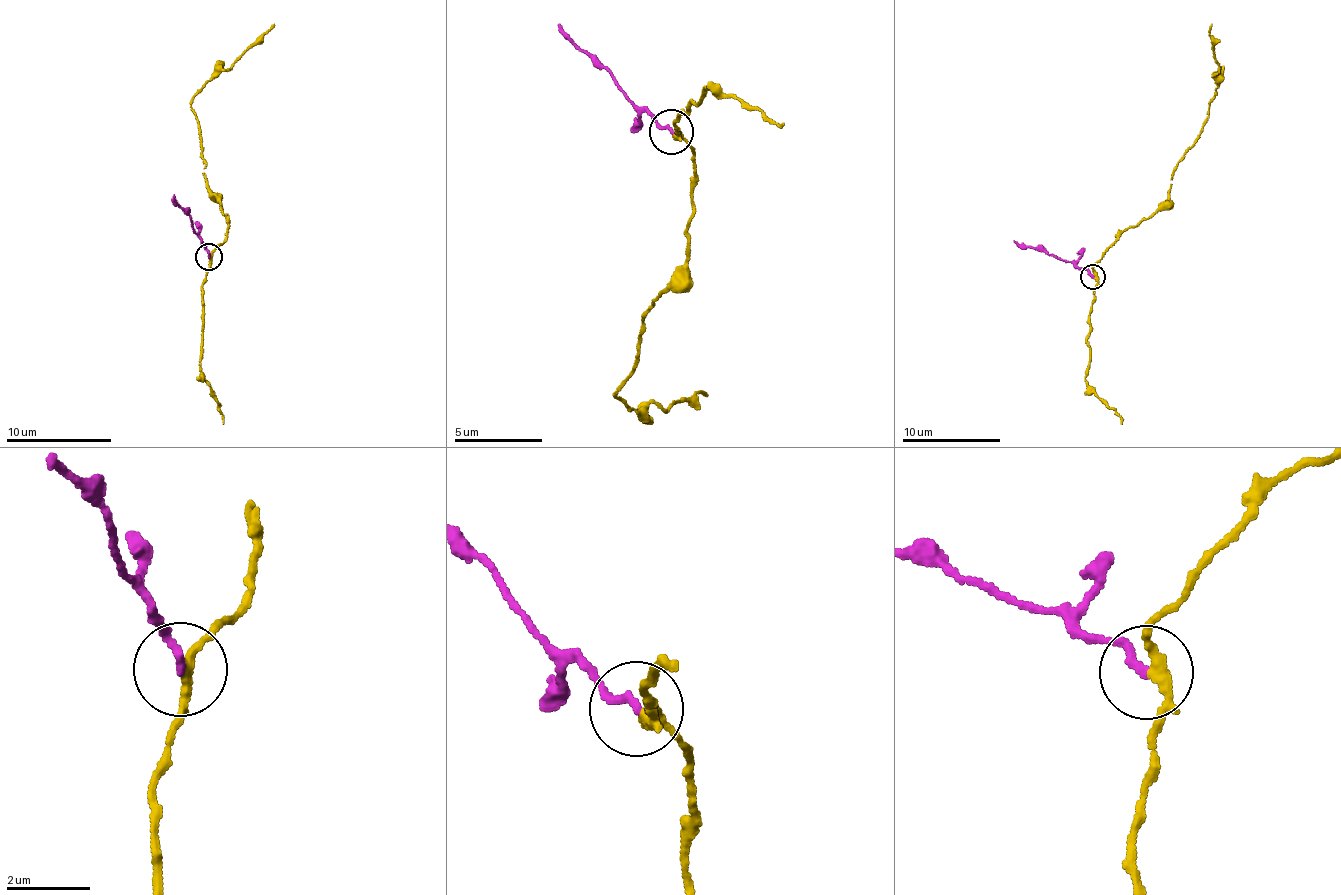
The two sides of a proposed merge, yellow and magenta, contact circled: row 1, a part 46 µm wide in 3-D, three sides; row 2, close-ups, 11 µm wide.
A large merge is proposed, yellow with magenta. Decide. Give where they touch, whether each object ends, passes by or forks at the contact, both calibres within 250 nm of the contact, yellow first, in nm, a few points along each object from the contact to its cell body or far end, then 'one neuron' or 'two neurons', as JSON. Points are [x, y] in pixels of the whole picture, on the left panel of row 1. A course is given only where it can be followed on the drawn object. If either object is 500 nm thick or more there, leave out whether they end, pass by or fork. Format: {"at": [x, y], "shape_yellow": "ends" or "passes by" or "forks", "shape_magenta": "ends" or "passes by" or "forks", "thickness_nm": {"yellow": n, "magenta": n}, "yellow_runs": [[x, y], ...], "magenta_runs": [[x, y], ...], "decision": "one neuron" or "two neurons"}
{"at": [209, 256], "shape_yellow": "passes by", "shape_magenta": "ends", "thickness_nm": {"yellow": 220, "magenta": 190}, "yellow_runs": [[210, 256], [228, 231], [217, 195], [207, 189], [192, 106], [194, 96], [226, 71], [274, 24]], "magenta_runs": [[208, 256], [174, 195]], "decision": "two neurons"}

